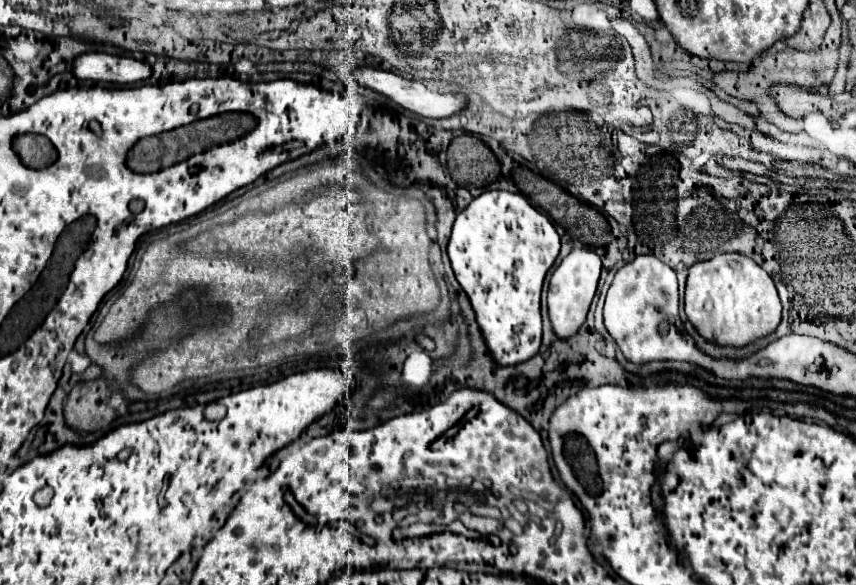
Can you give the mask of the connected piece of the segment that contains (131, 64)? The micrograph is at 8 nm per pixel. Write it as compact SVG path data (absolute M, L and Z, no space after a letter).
M84 52L74 58L72 74L78 80L134 84L150 78L152 70L148 64L134 58L112 56L106 52Z

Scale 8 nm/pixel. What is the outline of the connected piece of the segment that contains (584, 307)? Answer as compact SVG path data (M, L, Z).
M576 244L572 248L572 252L554 270L554 274L550 278L550 286L548 286L548 318L550 318L550 324L552 324L558 340L568 340L584 324L590 302L596 294L600 270L602 270L600 258L596 256L596 252L592 248L588 248L584 244Z

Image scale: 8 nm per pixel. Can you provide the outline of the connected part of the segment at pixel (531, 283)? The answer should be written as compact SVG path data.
M490 190L474 198L468 208L458 214L448 242L448 256L456 280L468 294L472 308L476 310L476 320L480 324L484 340L498 364L520 364L530 360L538 352L542 342L542 282L546 272L554 264L558 252L560 236L552 220L546 214L538 212L522 194L508 190Z

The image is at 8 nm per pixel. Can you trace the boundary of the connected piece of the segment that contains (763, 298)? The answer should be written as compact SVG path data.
M720 254L688 270L684 312L696 332L722 346L744 348L774 332L782 318L782 304L768 272L740 254Z

